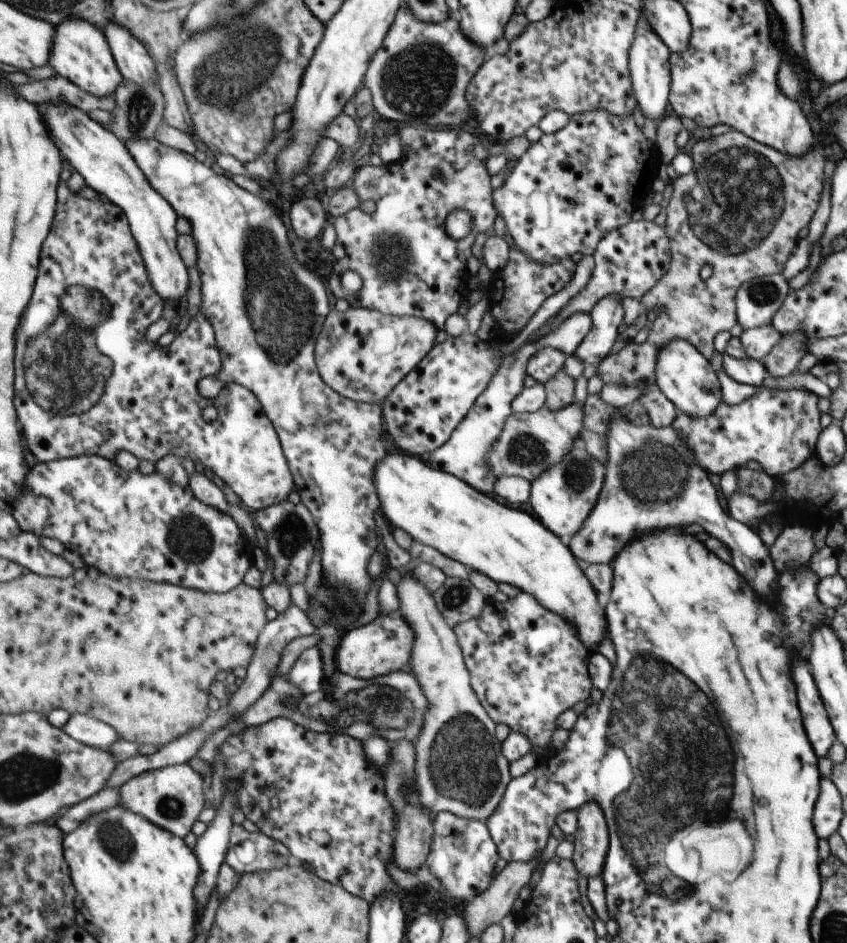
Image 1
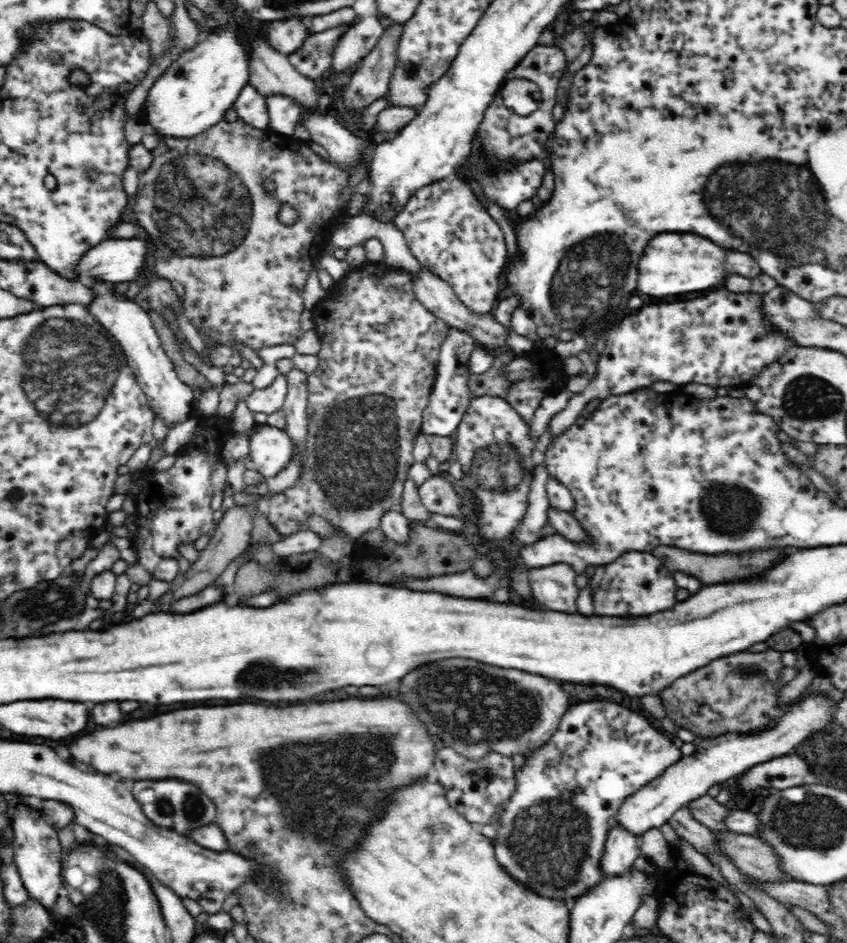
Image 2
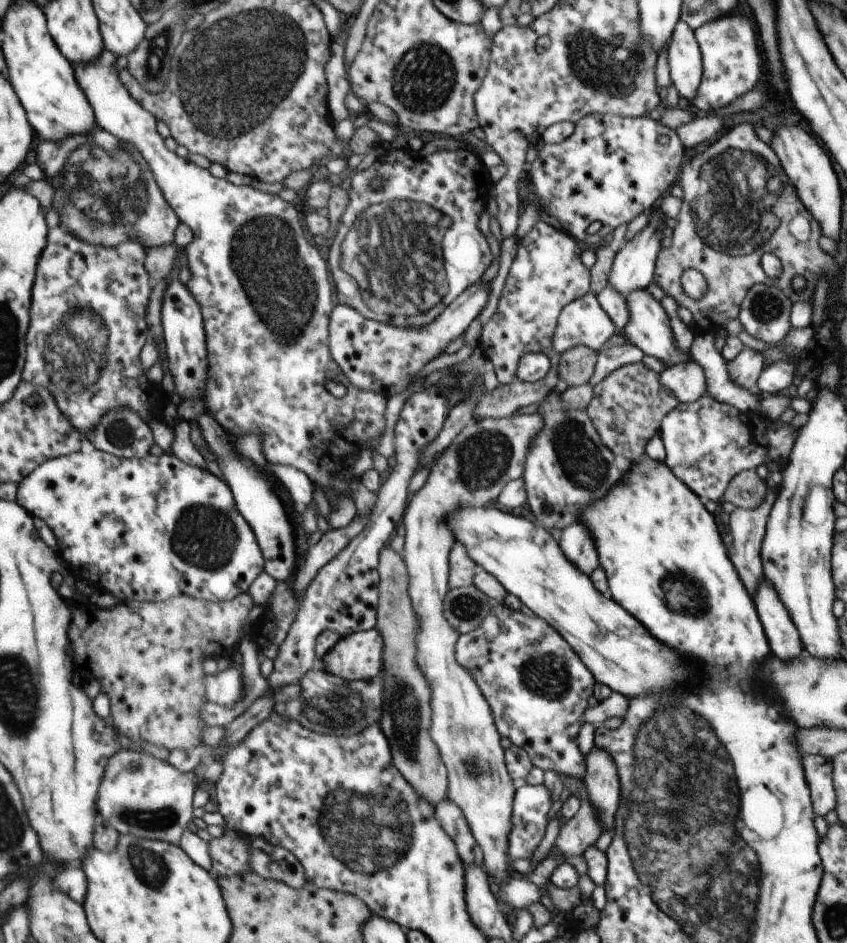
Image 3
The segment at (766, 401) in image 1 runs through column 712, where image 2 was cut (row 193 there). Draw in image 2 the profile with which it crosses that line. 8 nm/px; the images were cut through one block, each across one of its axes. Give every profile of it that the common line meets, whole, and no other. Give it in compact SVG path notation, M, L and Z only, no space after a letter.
M442 180L418 190L392 220L406 236L408 248L424 270L438 274L470 312L494 314L500 286L500 270L506 262L506 240L500 224L484 210L472 188L454 180Z

